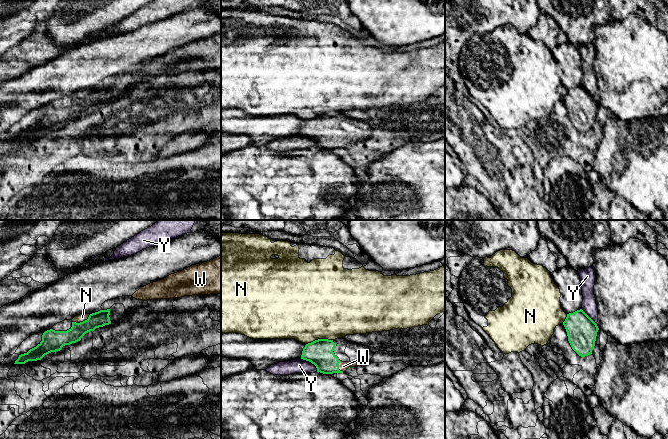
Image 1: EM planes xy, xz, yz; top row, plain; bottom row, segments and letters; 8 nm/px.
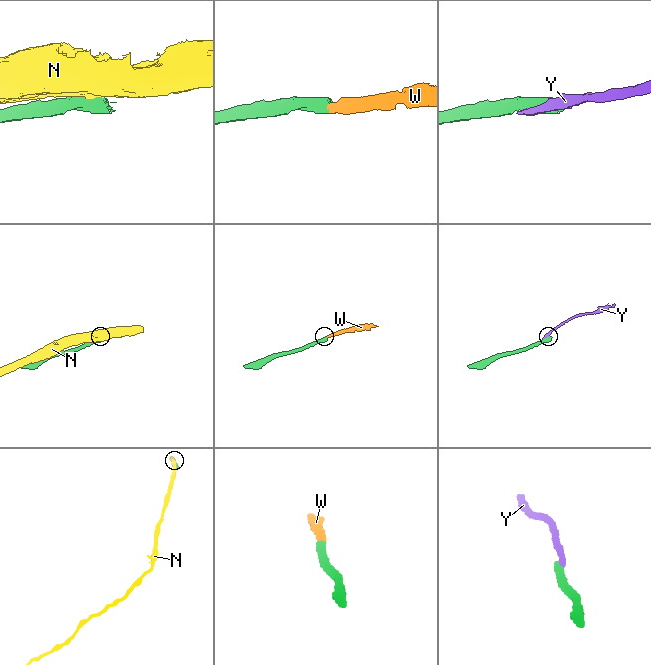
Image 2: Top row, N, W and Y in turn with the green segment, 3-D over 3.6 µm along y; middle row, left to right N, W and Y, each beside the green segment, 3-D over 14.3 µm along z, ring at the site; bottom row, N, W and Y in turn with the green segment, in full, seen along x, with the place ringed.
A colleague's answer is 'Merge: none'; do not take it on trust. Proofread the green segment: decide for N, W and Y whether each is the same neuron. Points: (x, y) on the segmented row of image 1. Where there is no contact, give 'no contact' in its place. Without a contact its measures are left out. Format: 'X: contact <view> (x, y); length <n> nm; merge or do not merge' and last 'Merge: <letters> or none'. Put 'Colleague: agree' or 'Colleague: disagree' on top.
Colleague: disagree
N: contact xz (319, 339); length 220 nm; do not merge
W: contact xz (338, 367); length 90 nm; merge
Y: contact xz (310, 361); length 180 nm; do not merge
Merge: W

